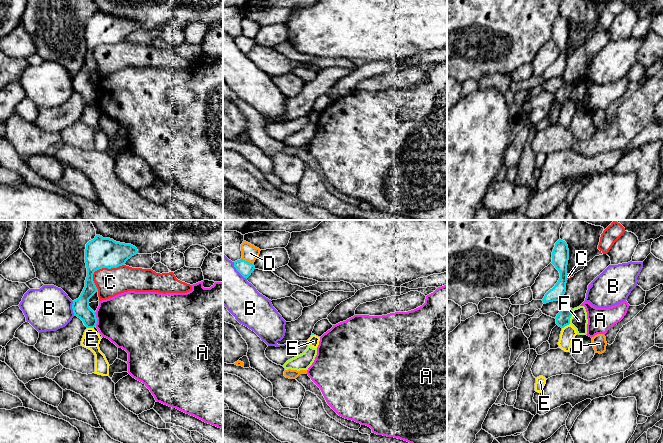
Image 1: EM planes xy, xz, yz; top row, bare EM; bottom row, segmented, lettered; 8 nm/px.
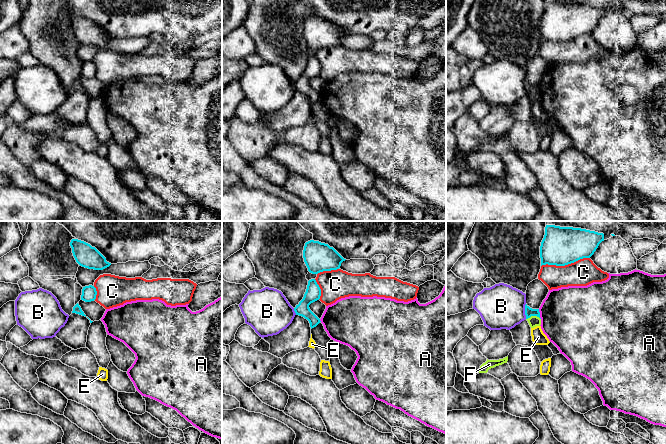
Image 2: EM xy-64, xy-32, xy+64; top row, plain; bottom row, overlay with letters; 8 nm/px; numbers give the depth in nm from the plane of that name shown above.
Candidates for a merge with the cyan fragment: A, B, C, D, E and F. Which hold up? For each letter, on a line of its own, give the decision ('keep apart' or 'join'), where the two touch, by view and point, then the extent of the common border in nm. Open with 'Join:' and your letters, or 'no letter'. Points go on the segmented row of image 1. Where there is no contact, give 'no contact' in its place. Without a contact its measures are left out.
Join: no letter
A: keep apart; contact xy (96, 319); length 110 nm
B: keep apart; contact xy (72, 308); length 120 nm
C: keep apart; contact xy (99, 268); length 300 nm
D: keep apart; contact xz (247, 261); length 110 nm
E: keep apart; contact yz (565, 325); length 80 nm
F: keep apart; contact yz (571, 315); length 120 nm

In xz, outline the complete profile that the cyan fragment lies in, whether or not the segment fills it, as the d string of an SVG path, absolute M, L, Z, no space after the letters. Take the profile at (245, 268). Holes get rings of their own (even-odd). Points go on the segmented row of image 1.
M242 258L234 262L234 267L246 279L251 275L251 273L255 269L254 263L245 261Z

